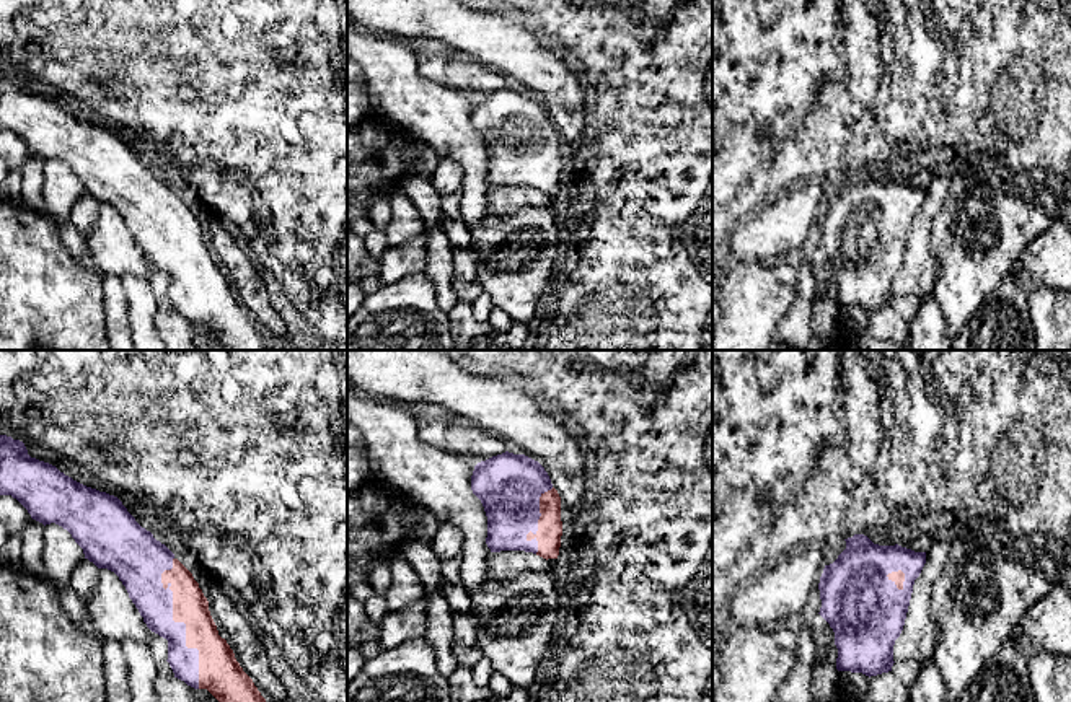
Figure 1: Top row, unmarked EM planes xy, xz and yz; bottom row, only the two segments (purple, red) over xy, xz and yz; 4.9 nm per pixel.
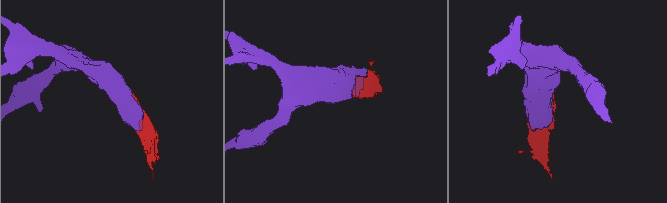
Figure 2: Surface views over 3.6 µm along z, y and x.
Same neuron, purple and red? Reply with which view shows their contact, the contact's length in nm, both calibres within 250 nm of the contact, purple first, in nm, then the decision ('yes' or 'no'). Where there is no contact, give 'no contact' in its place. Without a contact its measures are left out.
xy | 650 nm | 180/180 nm | yes

